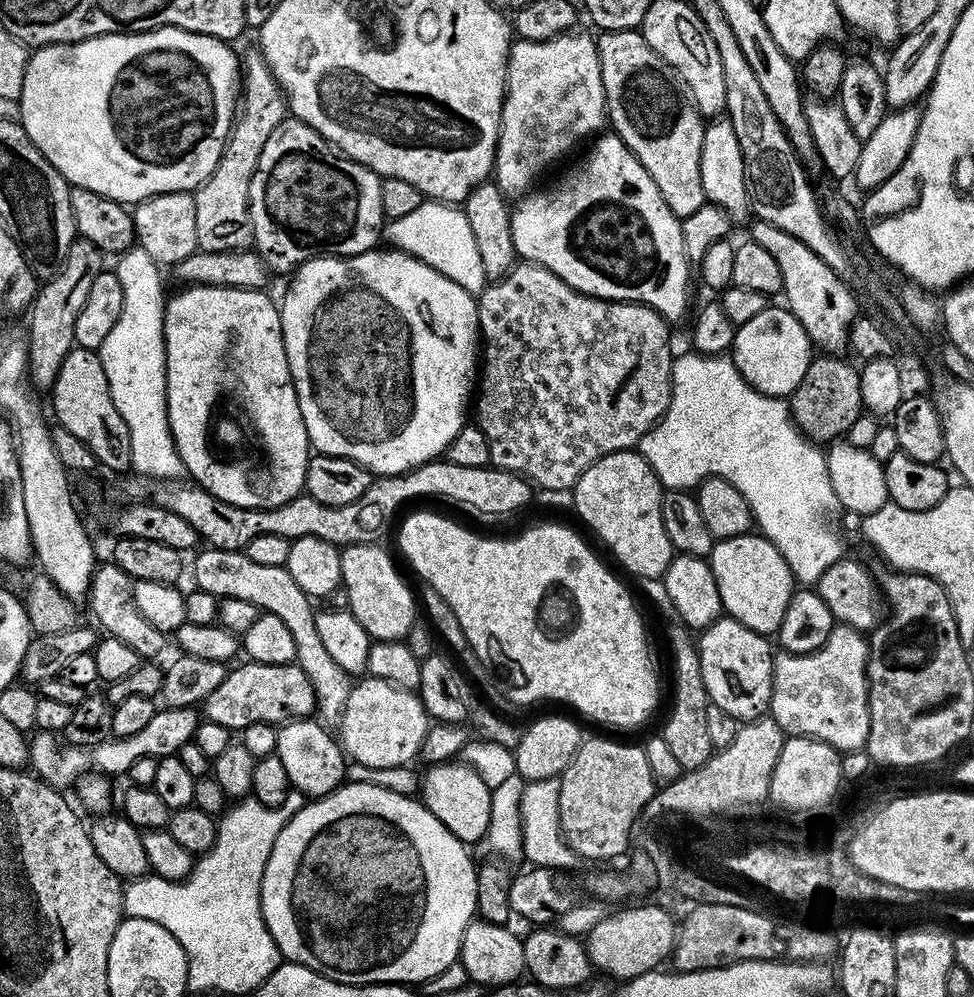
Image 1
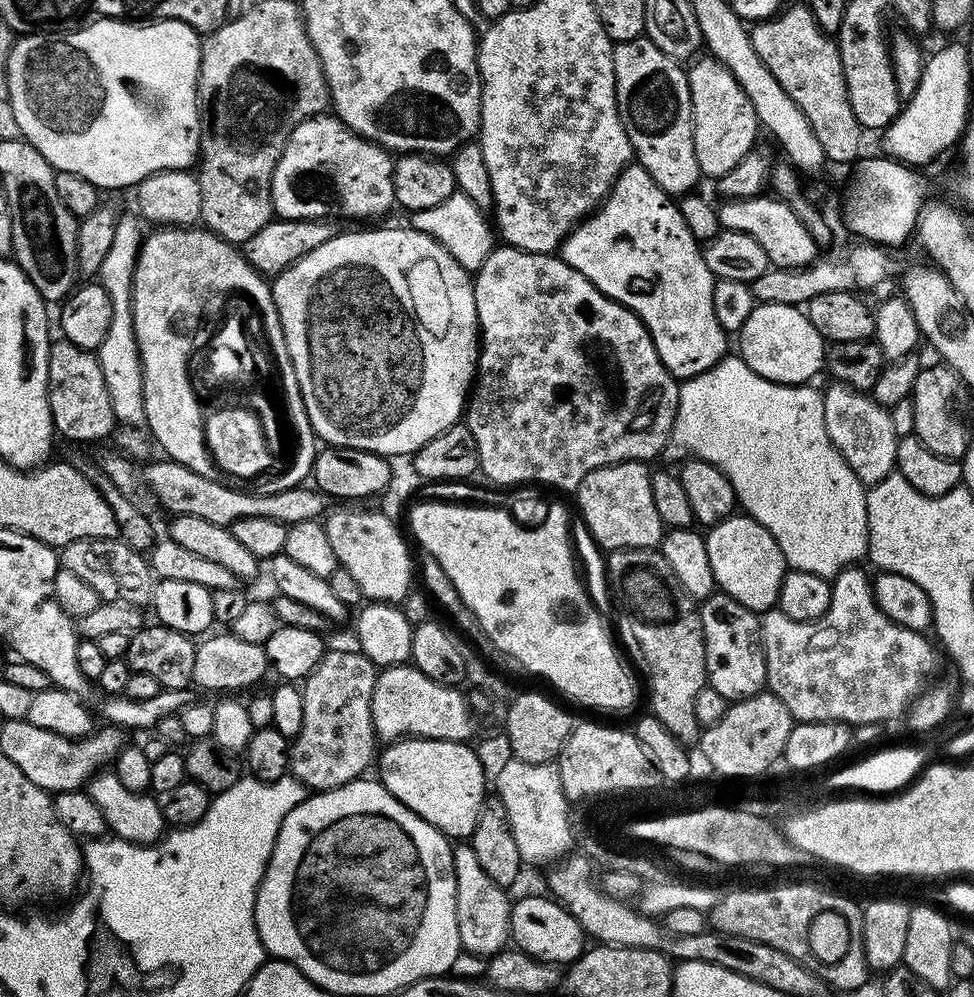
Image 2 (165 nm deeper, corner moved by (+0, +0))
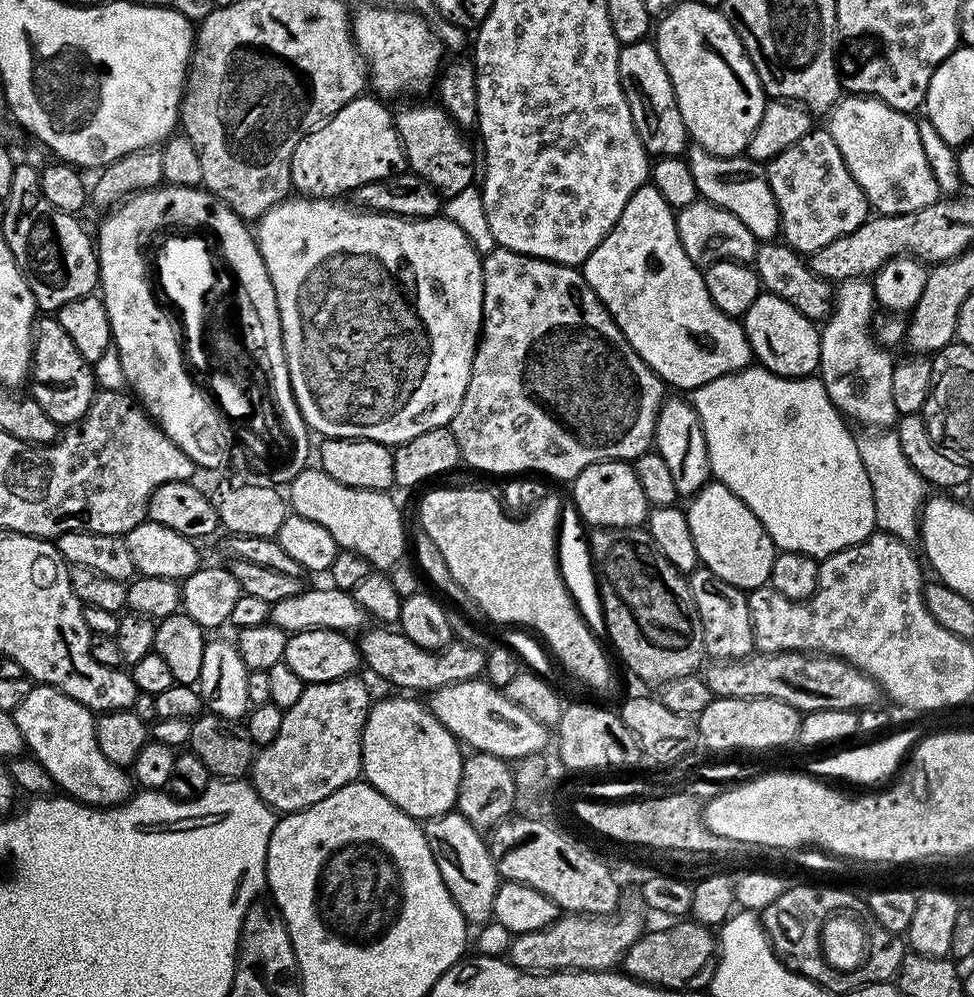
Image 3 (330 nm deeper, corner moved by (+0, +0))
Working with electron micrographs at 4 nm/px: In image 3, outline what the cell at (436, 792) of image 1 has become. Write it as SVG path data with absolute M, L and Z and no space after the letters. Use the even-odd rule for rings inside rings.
M392 694L389 700L377 699L368 709L366 726L362 734L362 773L363 779L377 788L394 806L402 809L407 816L417 822L433 820L453 811L458 798L458 786L462 782L462 766L465 753L456 737L434 718L434 714L419 699L404 694Z

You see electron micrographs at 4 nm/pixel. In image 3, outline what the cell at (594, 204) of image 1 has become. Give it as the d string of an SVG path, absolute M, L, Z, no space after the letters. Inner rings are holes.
M650 182L643 184L632 195L630 202L626 202L626 210L622 210L622 218L618 218L618 222L614 222L610 234L606 234L606 238L602 238L602 242L594 250L594 254L590 254L590 258L584 260L582 271L590 290L594 290L594 294L604 304L605 310L612 316L613 322L622 330L626 342L630 342L630 346L636 351L638 358L642 358L642 362L646 362L646 366L650 366L650 370L654 370L654 374L659 376L669 389L695 390L706 382L714 382L714 378L722 378L731 372L741 372L753 363L752 347L744 333L743 323L737 317L727 316L722 310L718 310L718 306L714 306L714 298L710 298L710 290L706 290L703 271L697 264L690 262L690 258L686 258L686 250L682 250L682 242L678 238L676 229L676 212L668 205L666 198L662 198L662 194L658 194L658 190Z

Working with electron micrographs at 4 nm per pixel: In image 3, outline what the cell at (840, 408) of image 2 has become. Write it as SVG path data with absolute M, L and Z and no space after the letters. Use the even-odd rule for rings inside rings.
M867 279L841 280L835 285L832 312L819 329L818 379L826 386L826 394L830 394L830 402L834 402L841 416L849 421L857 420L858 423L865 424L868 427L865 429L868 430L888 430L895 425L898 419L893 397L894 360L888 357L891 356L889 349L880 347L872 336L872 318L877 308L876 295Z

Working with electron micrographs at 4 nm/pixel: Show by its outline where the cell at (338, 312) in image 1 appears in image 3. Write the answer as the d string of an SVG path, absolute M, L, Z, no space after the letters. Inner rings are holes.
M289 198L260 217L254 228L256 244L260 248L262 262L266 262L266 270L270 274L270 282L274 286L278 302L284 357L288 363L292 393L309 429L313 433L321 432L321 437L373 440L389 446L405 444L418 438L418 434L426 434L426 430L449 427L466 394L466 386L472 373L472 359L476 346L480 343L480 325L484 323L482 256L466 233L447 218L405 220L402 216L365 212L347 203L340 203L344 202L337 202L332 198Z

